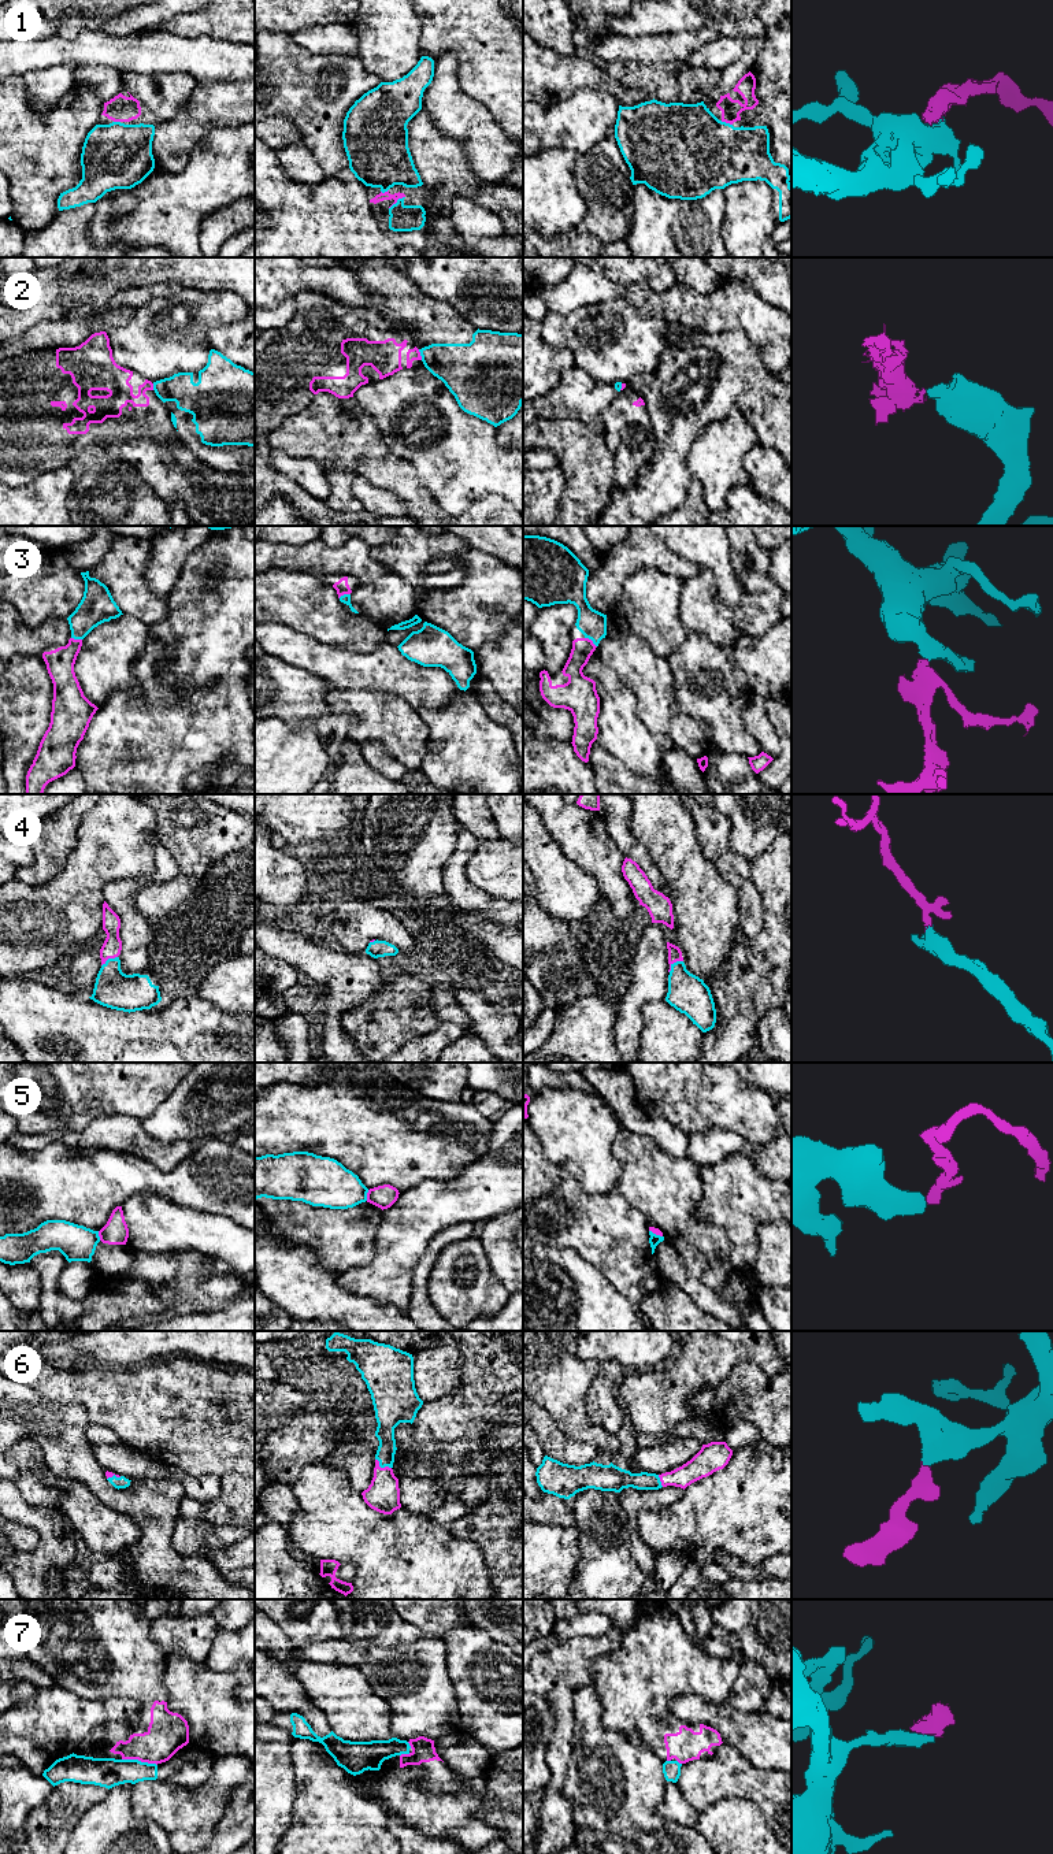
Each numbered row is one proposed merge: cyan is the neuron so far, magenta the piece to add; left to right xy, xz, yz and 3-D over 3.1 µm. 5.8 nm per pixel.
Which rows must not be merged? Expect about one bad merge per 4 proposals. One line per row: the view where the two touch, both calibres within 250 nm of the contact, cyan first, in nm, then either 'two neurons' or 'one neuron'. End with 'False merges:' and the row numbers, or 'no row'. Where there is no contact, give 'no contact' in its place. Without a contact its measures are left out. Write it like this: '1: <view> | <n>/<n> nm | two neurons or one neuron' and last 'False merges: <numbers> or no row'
1: xz | 160/50 nm | one neuron
2: xz | 280/70 nm | two neurons
3: yz | 160/130 nm | one neuron
4: yz | 220/80 nm | one neuron
5: xz | 280/140 nm | two neurons
6: xz | 110/190 nm | one neuron
7: xy | 180/240 nm | two neurons
False merges: 2, 5, 7

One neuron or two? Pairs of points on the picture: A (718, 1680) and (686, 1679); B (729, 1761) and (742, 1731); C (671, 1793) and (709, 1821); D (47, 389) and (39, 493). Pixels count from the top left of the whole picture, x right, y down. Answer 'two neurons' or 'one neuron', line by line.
A: one neuron
B: two neurons
C: two neurons
D: two neurons

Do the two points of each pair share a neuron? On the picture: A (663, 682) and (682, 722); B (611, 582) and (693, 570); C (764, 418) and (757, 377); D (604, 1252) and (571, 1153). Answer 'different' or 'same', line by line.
A: same
B: same
C: same
D: different

